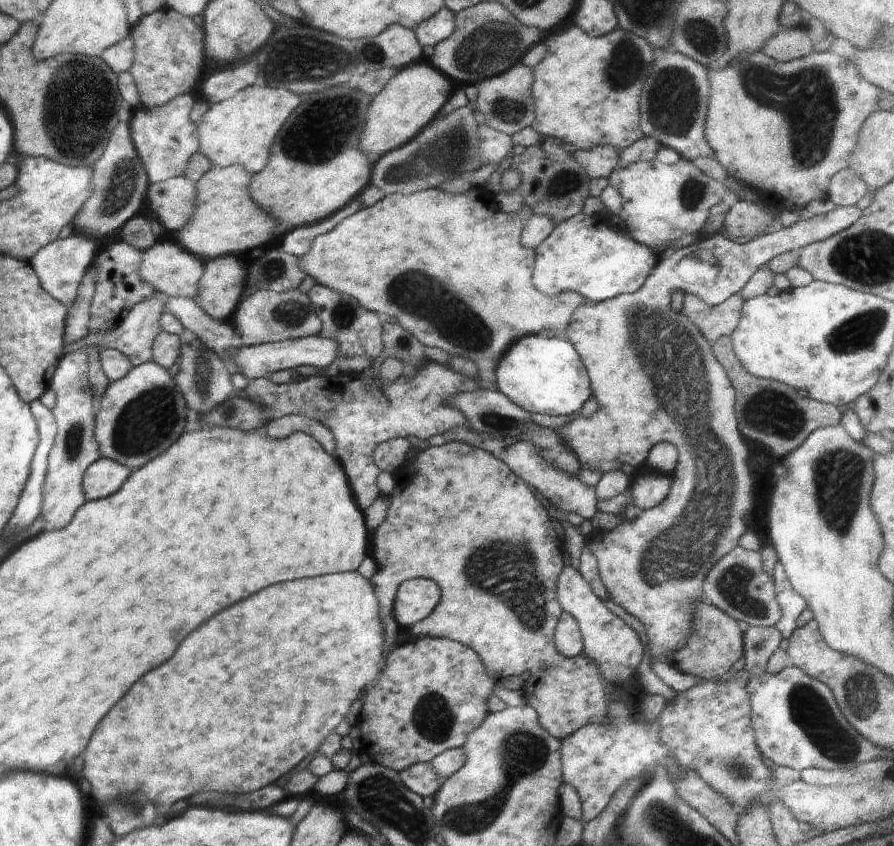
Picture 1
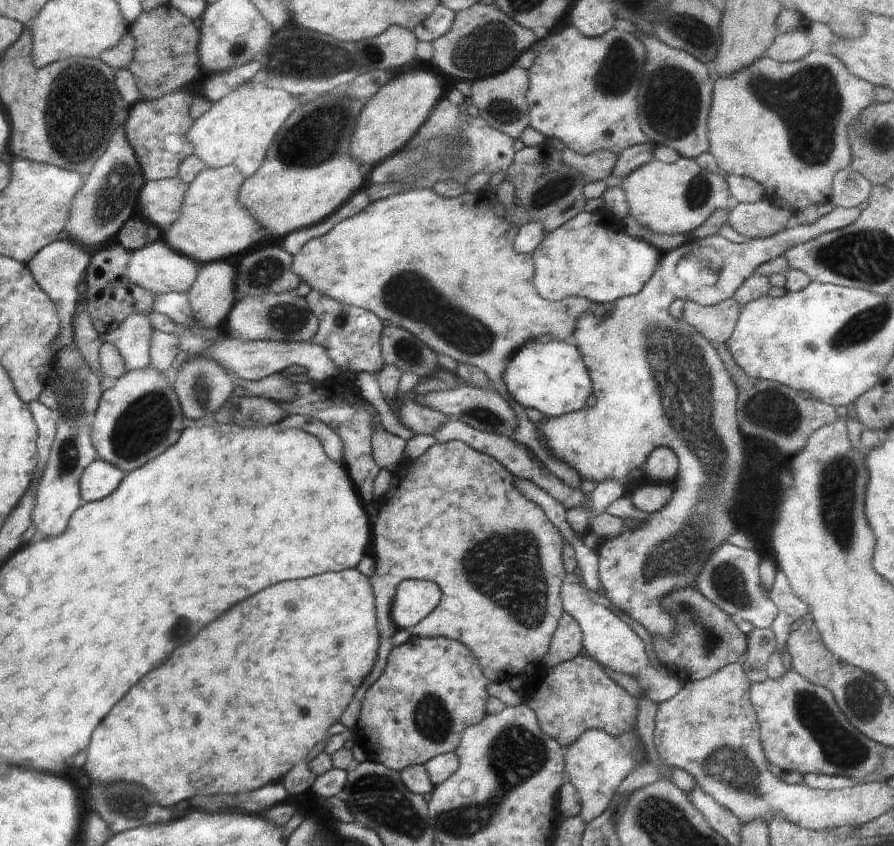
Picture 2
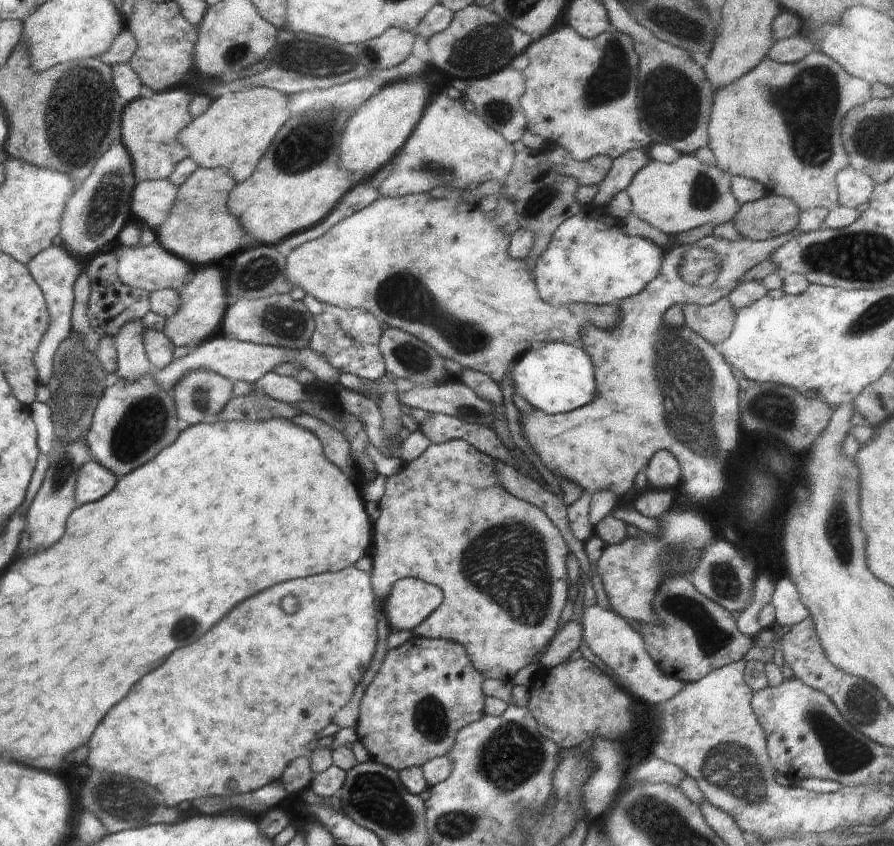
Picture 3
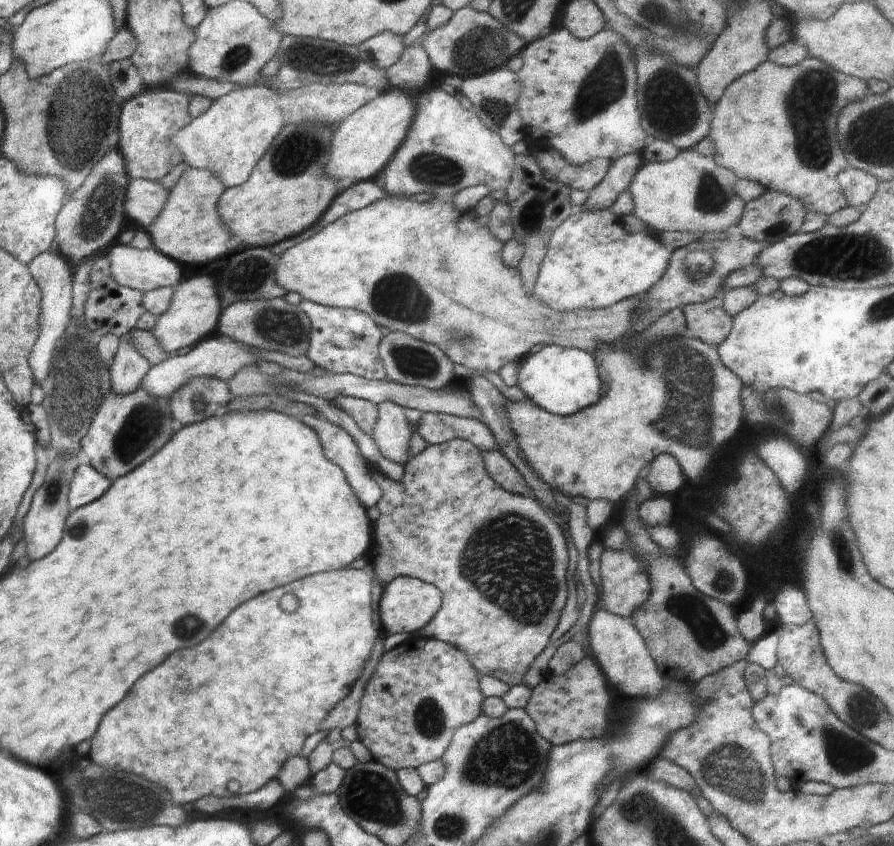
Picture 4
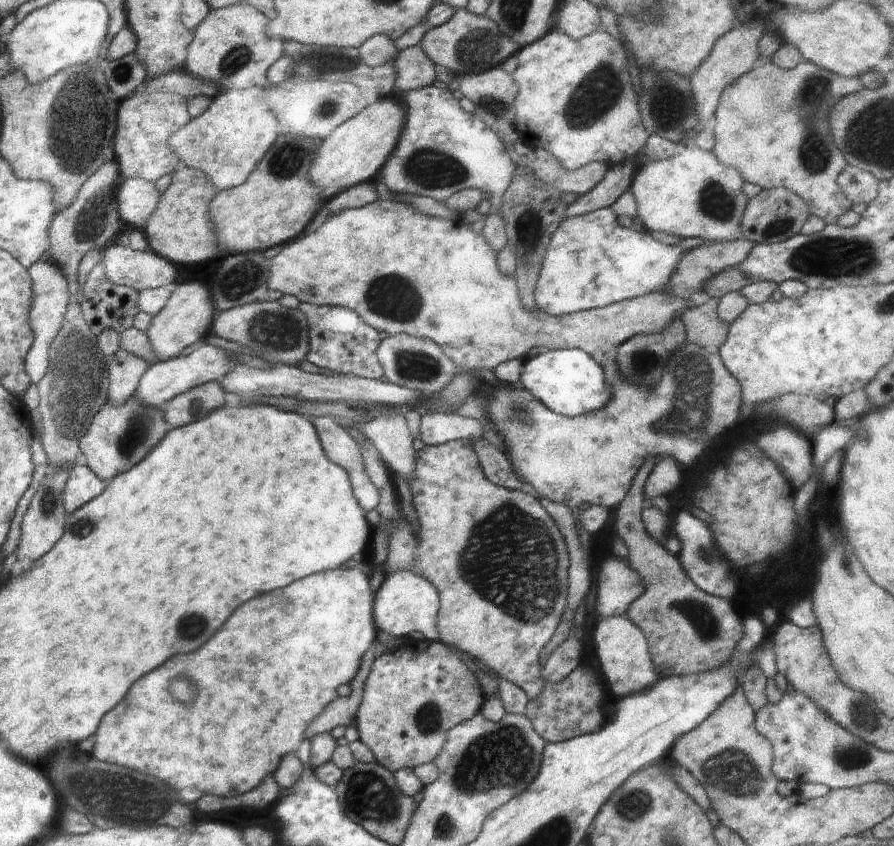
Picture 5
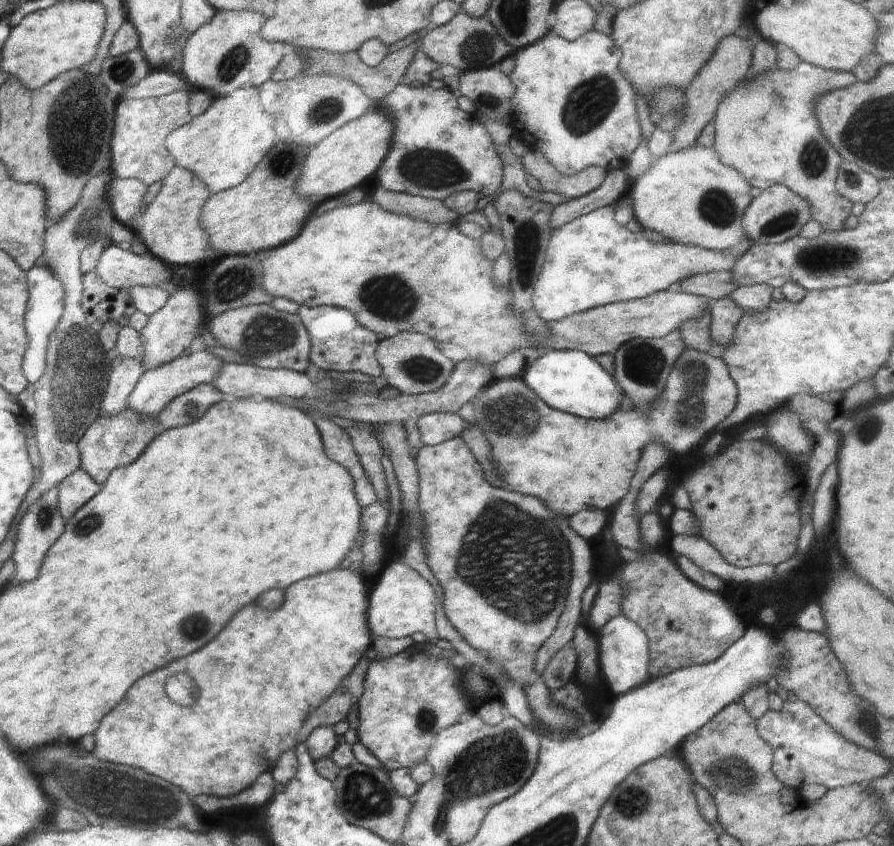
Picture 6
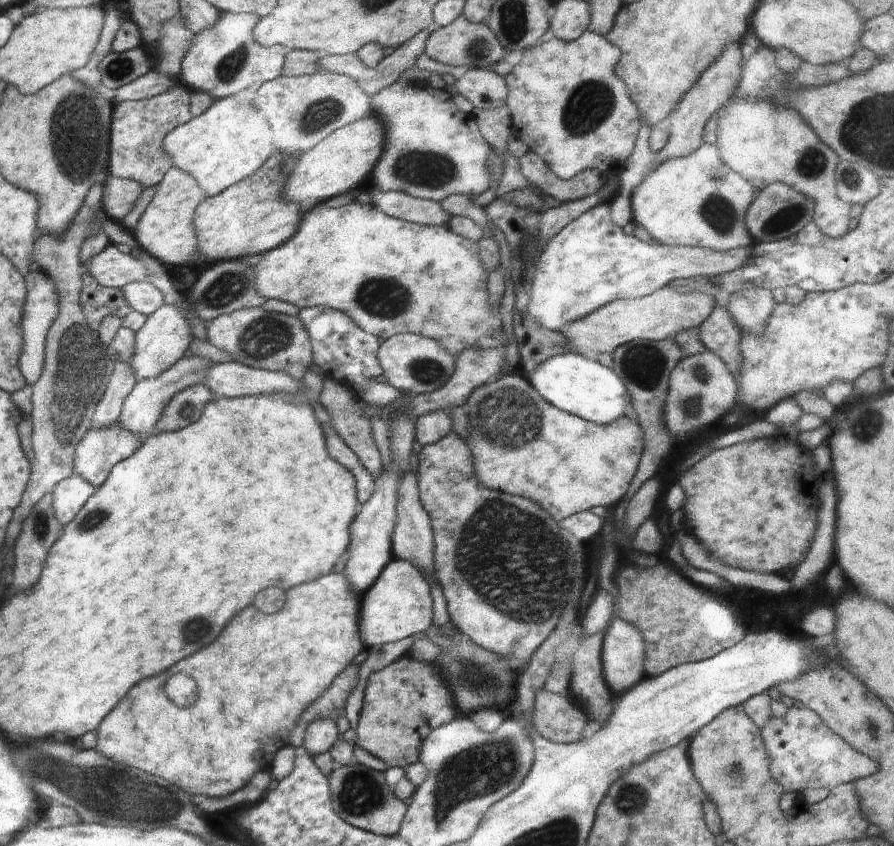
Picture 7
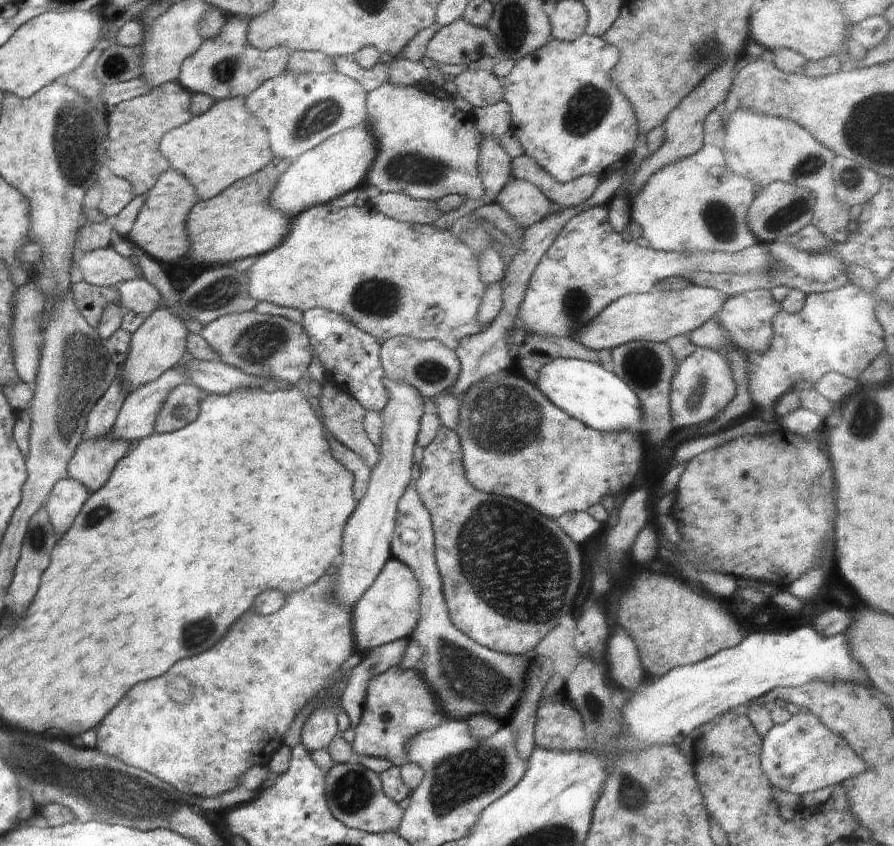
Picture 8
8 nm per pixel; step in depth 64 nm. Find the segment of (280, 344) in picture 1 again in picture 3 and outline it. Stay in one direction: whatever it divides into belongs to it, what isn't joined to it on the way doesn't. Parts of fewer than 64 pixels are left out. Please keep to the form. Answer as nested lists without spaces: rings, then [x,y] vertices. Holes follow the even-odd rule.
[[[209,337],[204,339],[202,344],[192,354],[186,355],[182,359],[174,359],[167,367],[160,371],[153,370],[152,376],[155,381],[165,389],[173,388],[173,386],[184,376],[188,371],[195,368],[205,368],[216,374],[221,374],[223,377],[229,378],[232,382],[244,381],[245,383],[255,383],[259,378],[262,378],[266,373],[272,371],[276,366],[280,366],[282,362],[294,360],[298,364],[302,364],[303,368],[310,370],[316,374],[316,380],[322,383],[337,384],[339,380],[339,372],[324,357],[317,354],[309,346],[301,349],[284,348],[274,345],[261,345],[246,341],[239,341],[234,337]]]

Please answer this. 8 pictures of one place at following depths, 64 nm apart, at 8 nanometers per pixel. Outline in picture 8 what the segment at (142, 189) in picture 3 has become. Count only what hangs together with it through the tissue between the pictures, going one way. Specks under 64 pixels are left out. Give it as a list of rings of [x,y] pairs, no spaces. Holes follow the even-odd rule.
[[[102,171],[96,185],[102,195],[97,209],[108,218],[112,219],[135,198],[130,182],[109,172]]]

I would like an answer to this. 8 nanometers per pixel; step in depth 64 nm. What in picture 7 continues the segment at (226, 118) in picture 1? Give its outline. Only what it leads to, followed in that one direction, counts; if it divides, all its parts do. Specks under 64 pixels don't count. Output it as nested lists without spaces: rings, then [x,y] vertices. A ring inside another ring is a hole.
[[[252,91],[215,99],[210,108],[188,124],[170,131],[163,140],[164,150],[174,166],[189,172],[211,197],[256,172],[272,155],[272,134],[267,120],[253,107]]]

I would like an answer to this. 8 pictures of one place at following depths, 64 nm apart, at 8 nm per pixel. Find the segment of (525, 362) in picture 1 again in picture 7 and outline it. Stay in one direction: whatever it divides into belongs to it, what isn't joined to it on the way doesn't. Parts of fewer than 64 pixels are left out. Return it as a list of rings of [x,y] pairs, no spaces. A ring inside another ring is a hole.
[[[574,352],[556,354],[540,364],[527,380],[549,404],[592,424],[606,426],[622,420],[624,416],[632,417],[628,408],[632,402],[630,390],[611,369],[599,364],[595,358]]]

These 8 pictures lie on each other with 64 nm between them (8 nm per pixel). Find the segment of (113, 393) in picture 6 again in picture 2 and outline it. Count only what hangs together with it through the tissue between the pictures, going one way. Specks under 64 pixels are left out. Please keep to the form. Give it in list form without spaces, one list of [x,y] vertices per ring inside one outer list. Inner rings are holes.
[[[153,306],[150,311],[134,311],[132,314],[128,315],[118,327],[101,334],[103,344],[110,342],[110,344],[114,345],[120,351],[120,354],[123,356],[124,362],[126,363],[127,372],[148,367],[151,364],[149,348],[151,336],[156,332],[150,323],[150,314],[153,312]]]

